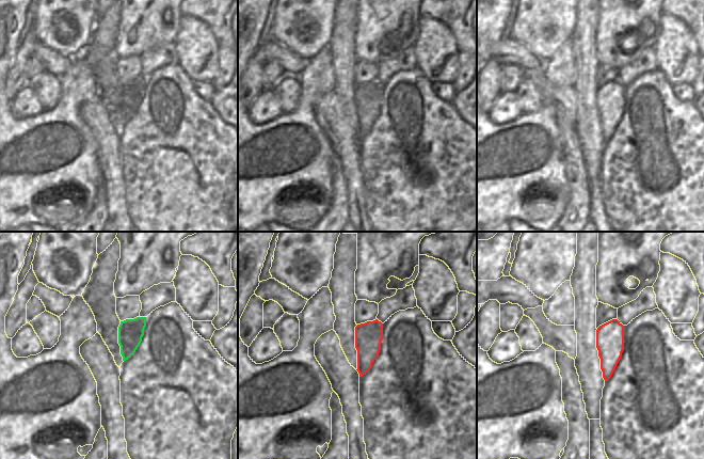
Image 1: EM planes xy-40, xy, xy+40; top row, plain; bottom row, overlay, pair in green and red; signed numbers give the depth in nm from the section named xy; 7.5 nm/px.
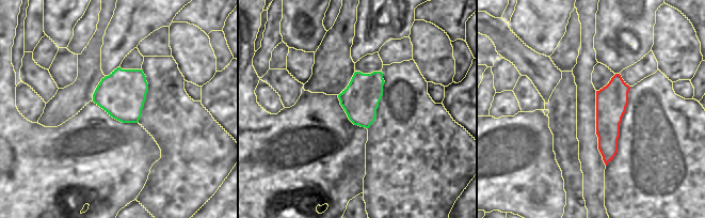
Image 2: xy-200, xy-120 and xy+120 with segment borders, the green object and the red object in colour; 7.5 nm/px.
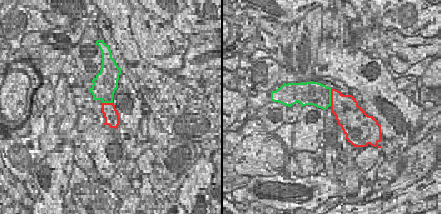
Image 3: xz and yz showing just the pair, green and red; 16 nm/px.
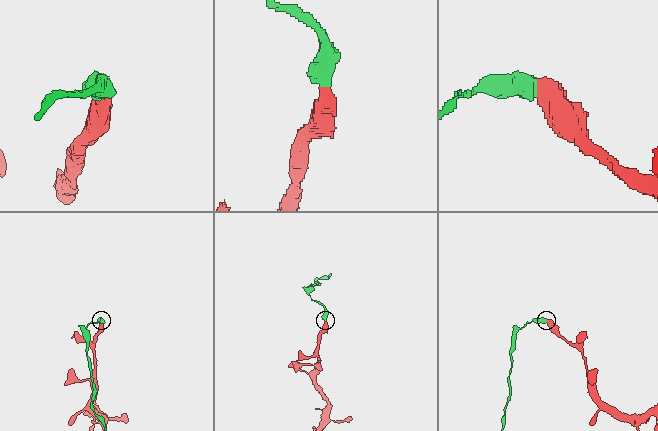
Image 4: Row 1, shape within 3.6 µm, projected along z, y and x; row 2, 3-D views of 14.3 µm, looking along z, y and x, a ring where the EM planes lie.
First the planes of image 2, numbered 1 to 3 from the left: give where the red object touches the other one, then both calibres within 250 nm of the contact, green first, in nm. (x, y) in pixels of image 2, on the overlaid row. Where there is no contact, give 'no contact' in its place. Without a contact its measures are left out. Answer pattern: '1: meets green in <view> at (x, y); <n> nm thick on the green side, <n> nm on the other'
1: no contact
2: no contact
3: no contact

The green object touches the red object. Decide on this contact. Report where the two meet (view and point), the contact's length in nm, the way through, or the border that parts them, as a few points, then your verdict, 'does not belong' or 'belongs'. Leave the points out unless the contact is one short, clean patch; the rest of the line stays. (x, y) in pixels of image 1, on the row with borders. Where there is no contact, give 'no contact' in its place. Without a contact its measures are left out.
no contact; does not belong

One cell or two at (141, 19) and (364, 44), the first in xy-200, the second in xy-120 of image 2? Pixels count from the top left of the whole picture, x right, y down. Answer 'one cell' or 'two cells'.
one cell

